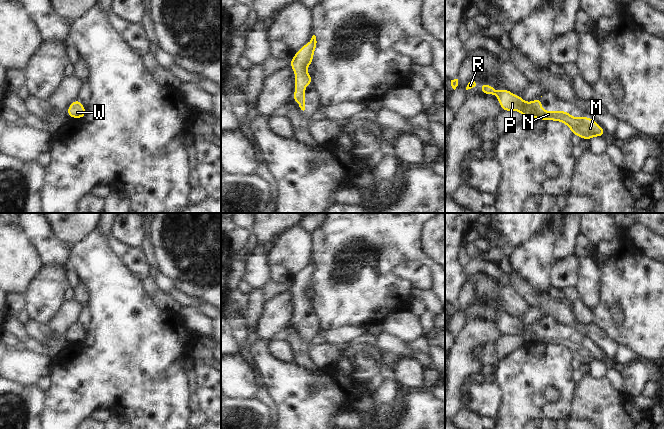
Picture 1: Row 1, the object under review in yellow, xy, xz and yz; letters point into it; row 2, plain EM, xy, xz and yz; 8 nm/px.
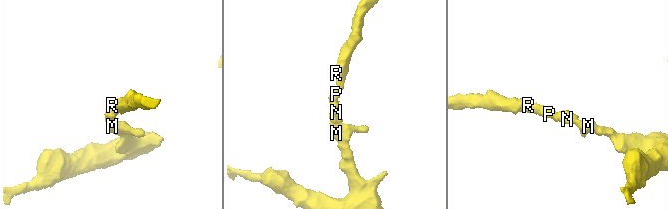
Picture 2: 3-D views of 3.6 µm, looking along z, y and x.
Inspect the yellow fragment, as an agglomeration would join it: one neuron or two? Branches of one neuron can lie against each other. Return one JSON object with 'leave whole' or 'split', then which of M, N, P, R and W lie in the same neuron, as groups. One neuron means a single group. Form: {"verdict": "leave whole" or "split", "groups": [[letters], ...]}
{"verdict": "leave whole", "groups": [["M", "N", "P", "R", "W"]]}

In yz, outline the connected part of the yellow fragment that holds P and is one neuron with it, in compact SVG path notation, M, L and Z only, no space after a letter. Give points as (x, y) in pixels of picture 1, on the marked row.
M488 83L480 85L480 91L487 95L497 95L502 111L521 112L525 119L533 117L538 120L559 121L566 124L573 135L581 139L591 140L594 136L603 137L607 132L591 117L571 117L569 111L544 111L541 97L529 104L520 95L511 93L508 89L495 90Z

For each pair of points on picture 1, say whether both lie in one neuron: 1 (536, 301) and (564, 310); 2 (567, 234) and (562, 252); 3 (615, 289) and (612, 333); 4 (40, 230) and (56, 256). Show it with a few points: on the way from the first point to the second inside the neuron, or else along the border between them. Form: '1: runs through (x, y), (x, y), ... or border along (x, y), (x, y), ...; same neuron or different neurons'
1: runs through (543, 301), (551, 308), (557, 310); same neuron
2: runs through (566, 238), (563, 248); same neuron
3: runs through (605, 300), (605, 322); same neuron
4: runs through (42, 236), (42, 239), (53, 250); same neuron

